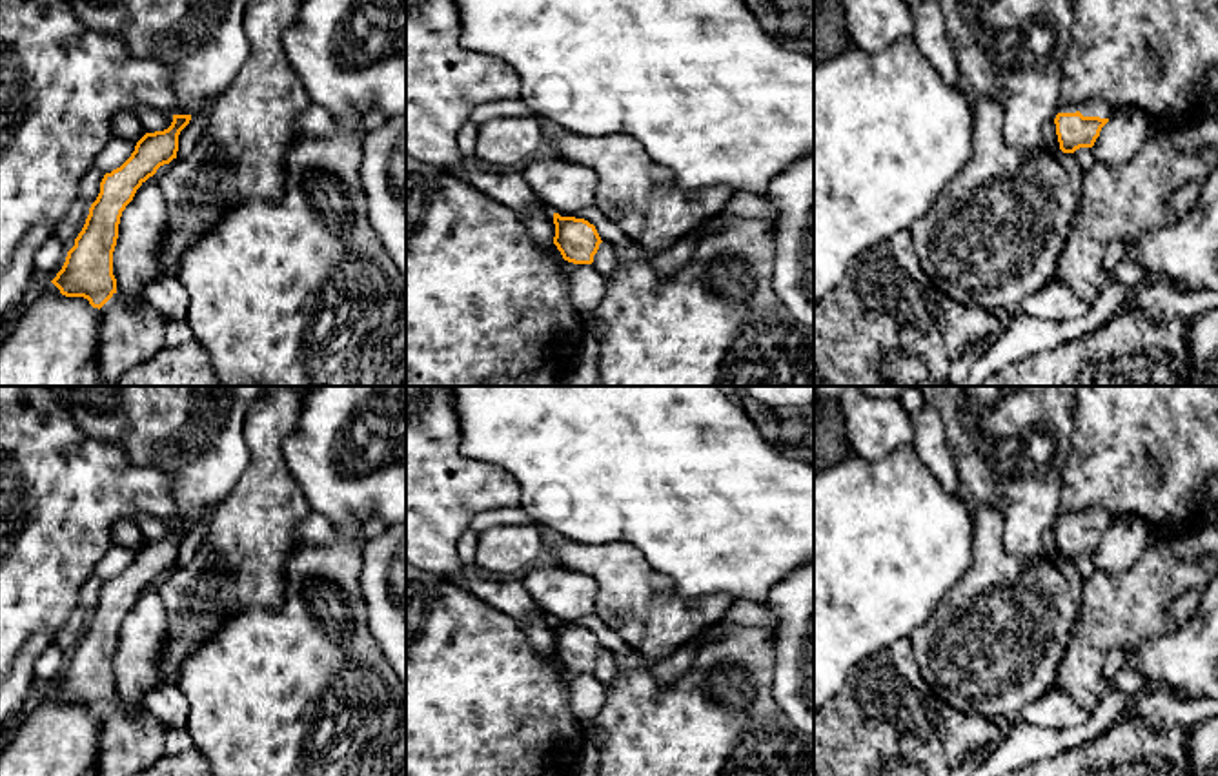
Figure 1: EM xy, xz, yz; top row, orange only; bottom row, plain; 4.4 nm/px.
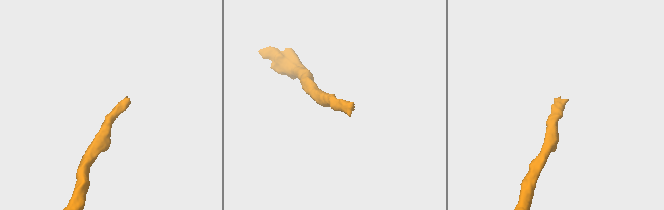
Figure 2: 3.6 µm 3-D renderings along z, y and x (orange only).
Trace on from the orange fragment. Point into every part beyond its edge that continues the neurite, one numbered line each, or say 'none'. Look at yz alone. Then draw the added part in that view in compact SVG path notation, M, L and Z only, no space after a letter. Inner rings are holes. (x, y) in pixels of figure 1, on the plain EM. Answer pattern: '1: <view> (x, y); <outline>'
1: yz (1087, 516); M1083 508L1080 512L1069 512L1060 516L1058 521L1076 521L1076 519L1080 519L1083 525L1100 525L1100 526L1111 526L1114 523L1114 517L1107 508Z

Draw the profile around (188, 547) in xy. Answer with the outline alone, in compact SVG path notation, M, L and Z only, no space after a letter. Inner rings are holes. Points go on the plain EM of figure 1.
M197 521L195 525L191 525L189 532L178 543L177 565L188 565L208 539L208 534L208 521Z

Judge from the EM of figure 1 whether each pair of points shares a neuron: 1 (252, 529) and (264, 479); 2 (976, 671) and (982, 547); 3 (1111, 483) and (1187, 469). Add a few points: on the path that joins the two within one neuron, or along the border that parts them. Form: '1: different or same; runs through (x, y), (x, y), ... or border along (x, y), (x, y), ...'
1: same; runs through (261, 516), (264, 492)
2: same; runs through (982, 640), (982, 578)
3: same; runs through (1129, 483), (1155, 483), (1162, 489), (1169, 481)

